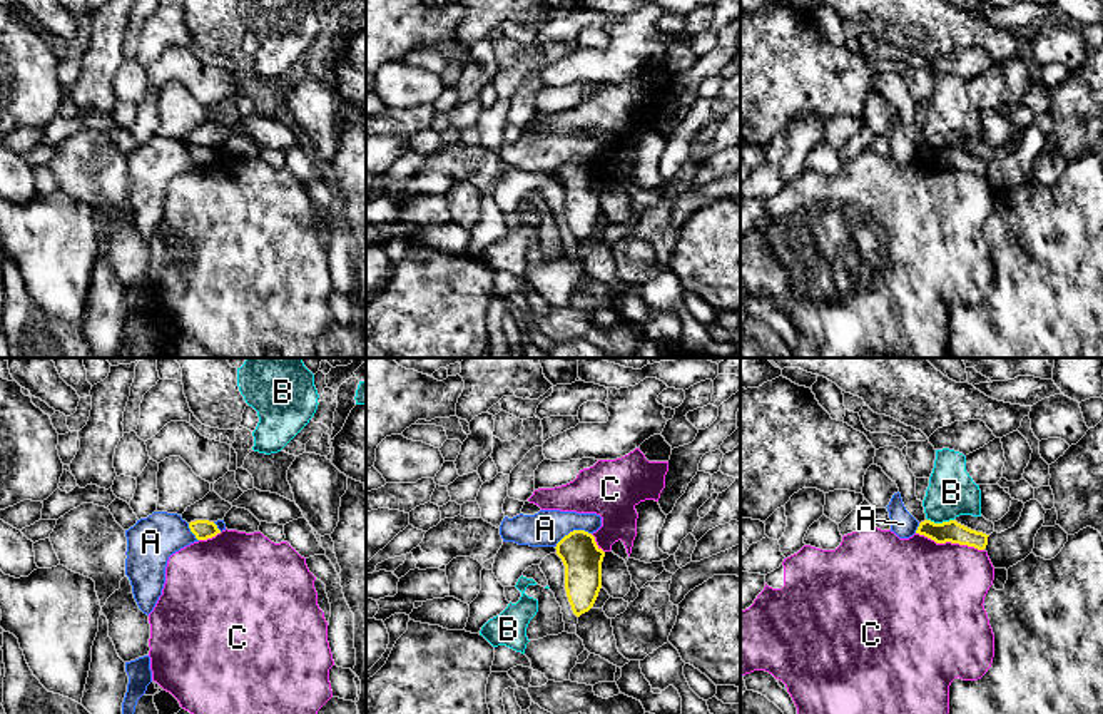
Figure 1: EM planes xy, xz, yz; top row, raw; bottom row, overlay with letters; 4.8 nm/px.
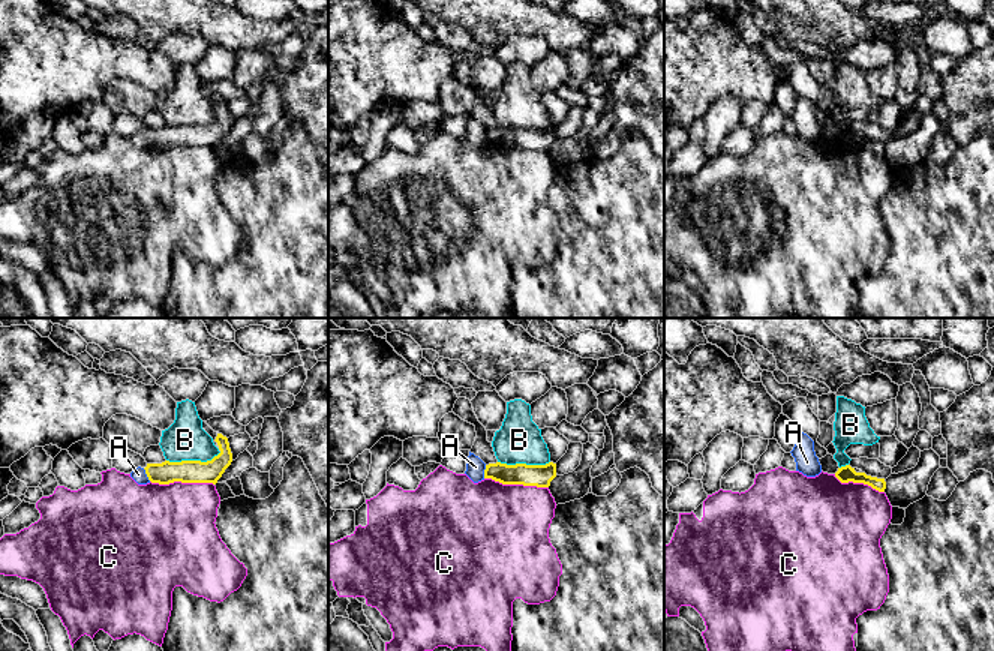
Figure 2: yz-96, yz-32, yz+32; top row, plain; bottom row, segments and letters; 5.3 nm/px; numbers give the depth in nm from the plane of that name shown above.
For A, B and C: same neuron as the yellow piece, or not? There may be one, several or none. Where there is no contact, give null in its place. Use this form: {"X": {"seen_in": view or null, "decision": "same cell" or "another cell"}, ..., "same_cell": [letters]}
{"A": {"seen_in": "xz", "decision": "another cell"}, "B": {"seen_in": "yz", "decision": "another cell"}, "C": {"seen_in": "yz", "decision": "another cell"}, "same_cell": []}

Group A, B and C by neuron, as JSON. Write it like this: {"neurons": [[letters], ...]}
{"neurons": [["A"], ["B"], ["C"]]}

